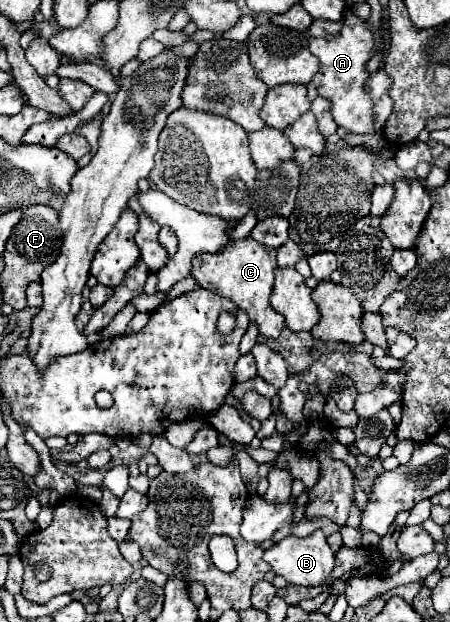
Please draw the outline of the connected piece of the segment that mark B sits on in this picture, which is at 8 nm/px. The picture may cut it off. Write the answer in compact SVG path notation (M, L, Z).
M315 530L313 534L309 534L305 538L297 538L297 536L283 538L281 542L277 542L269 550L265 550L263 560L271 564L275 574L279 574L287 582L299 584L299 586L319 586L323 580L327 580L327 576L331 574L331 570L335 566L335 554L327 544L327 536L319 530Z

